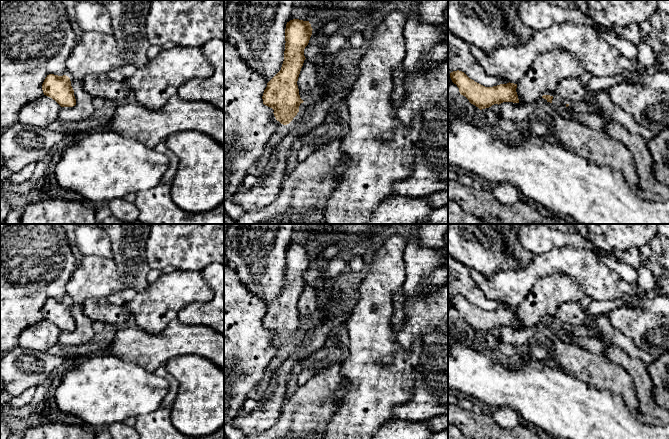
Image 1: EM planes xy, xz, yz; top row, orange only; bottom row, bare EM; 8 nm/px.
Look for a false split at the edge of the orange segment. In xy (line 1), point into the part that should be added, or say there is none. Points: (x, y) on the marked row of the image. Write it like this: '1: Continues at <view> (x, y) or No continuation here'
1: No continuation here

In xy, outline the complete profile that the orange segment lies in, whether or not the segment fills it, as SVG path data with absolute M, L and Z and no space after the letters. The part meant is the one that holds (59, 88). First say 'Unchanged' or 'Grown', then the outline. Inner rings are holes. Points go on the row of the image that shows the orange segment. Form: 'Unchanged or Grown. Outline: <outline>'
Unchanged. Outline: M49 74L42 84L44 95L55 100L61 107L73 107L76 105L74 90L70 78L66 75L58 76Z

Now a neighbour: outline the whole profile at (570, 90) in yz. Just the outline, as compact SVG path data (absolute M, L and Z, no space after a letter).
M579 78L563 79L558 83L558 86L553 94L553 97L563 101L566 104L575 101L583 101L587 99L589 91L586 89L586 84Z

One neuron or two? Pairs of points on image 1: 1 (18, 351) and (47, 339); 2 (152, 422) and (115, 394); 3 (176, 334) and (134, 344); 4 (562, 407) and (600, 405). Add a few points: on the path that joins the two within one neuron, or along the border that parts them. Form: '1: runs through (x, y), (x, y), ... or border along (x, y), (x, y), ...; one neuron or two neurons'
1: border along (18, 345), (46, 352); two neurons
2: border along (161, 405), (153, 411), (136, 417); two neurons
3: runs through (166, 344), (144, 344); one neuron
4: runs through (571, 407), (591, 407); one neuron

